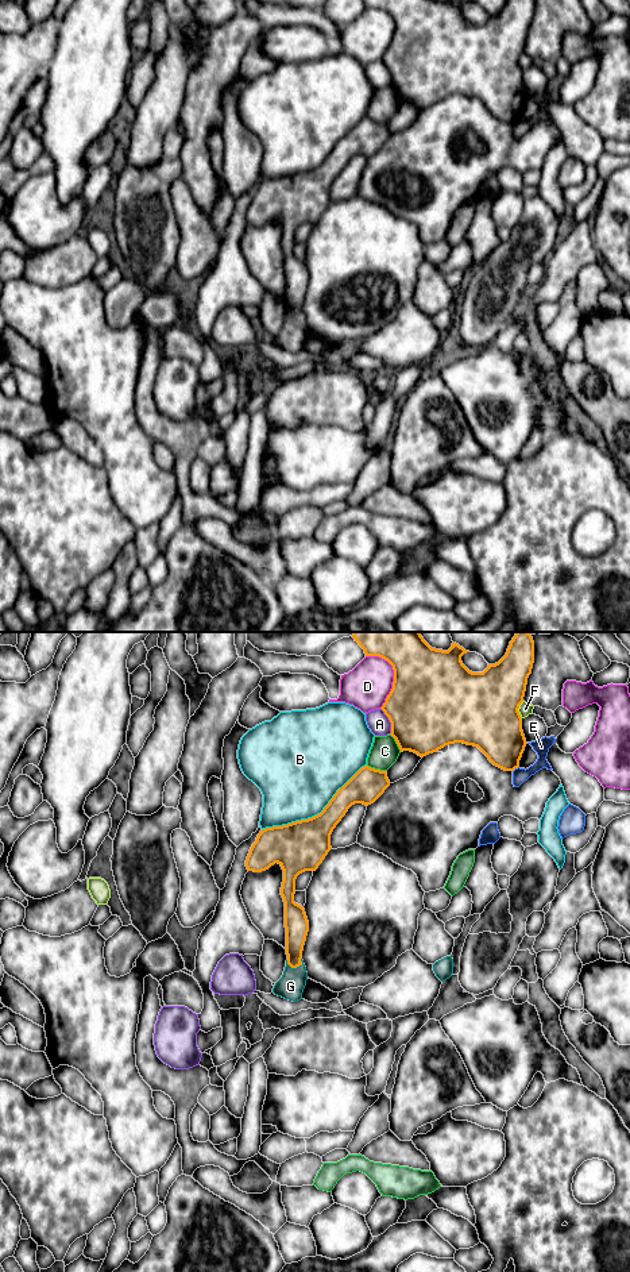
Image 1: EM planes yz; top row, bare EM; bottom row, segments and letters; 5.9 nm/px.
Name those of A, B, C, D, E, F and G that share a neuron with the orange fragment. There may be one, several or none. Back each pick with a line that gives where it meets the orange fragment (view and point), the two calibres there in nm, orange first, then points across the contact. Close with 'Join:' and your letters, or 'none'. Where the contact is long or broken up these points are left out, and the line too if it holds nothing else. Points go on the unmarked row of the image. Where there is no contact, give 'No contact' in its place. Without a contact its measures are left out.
Join: none

